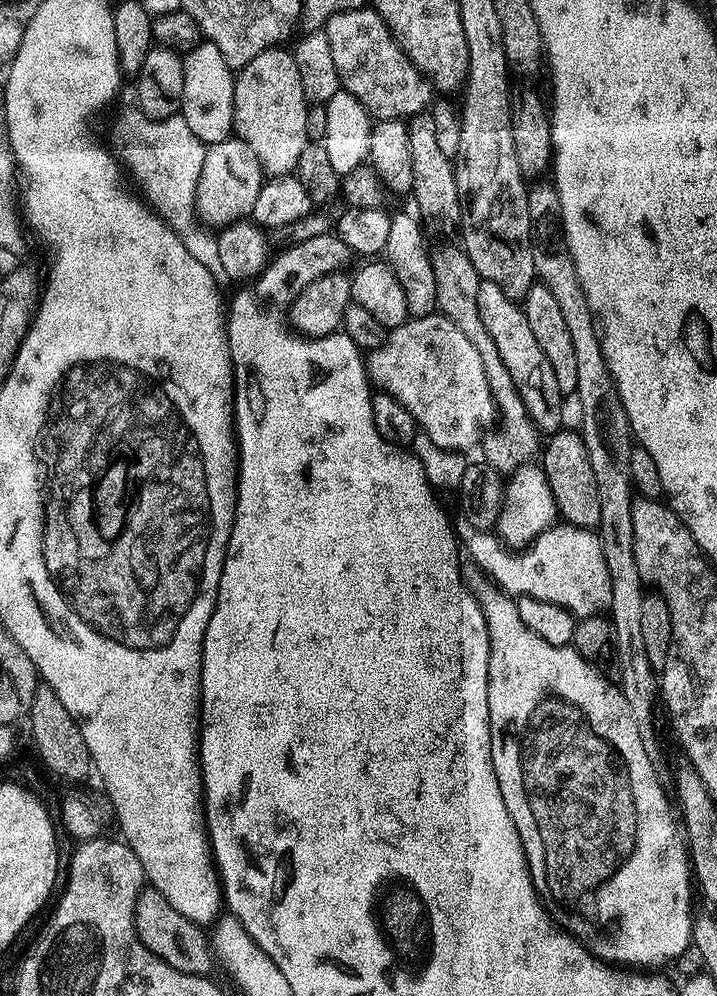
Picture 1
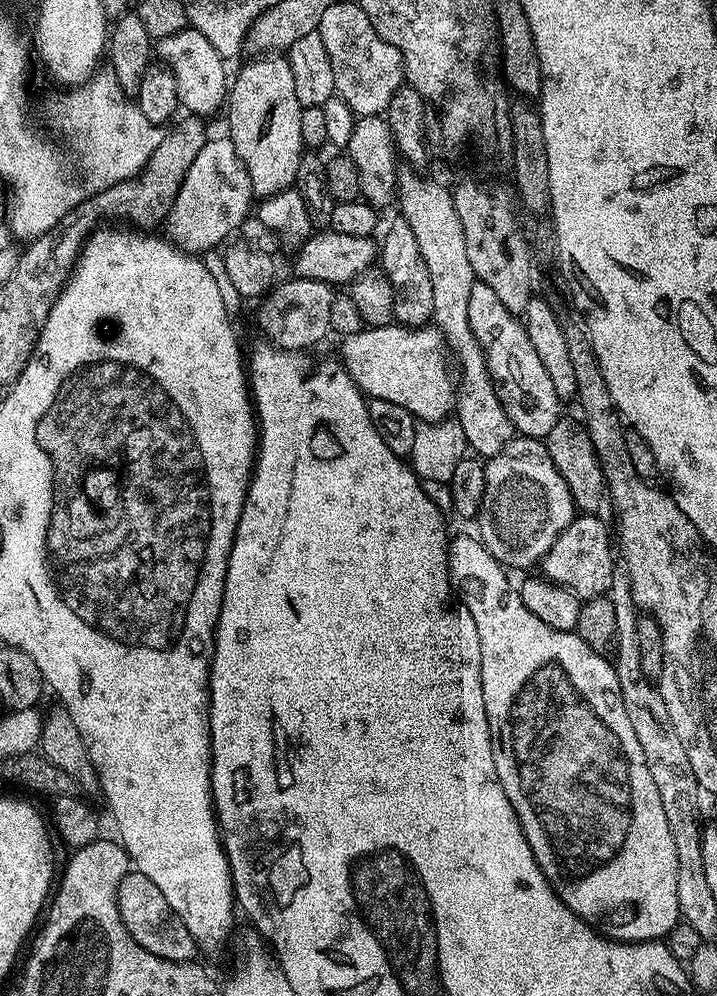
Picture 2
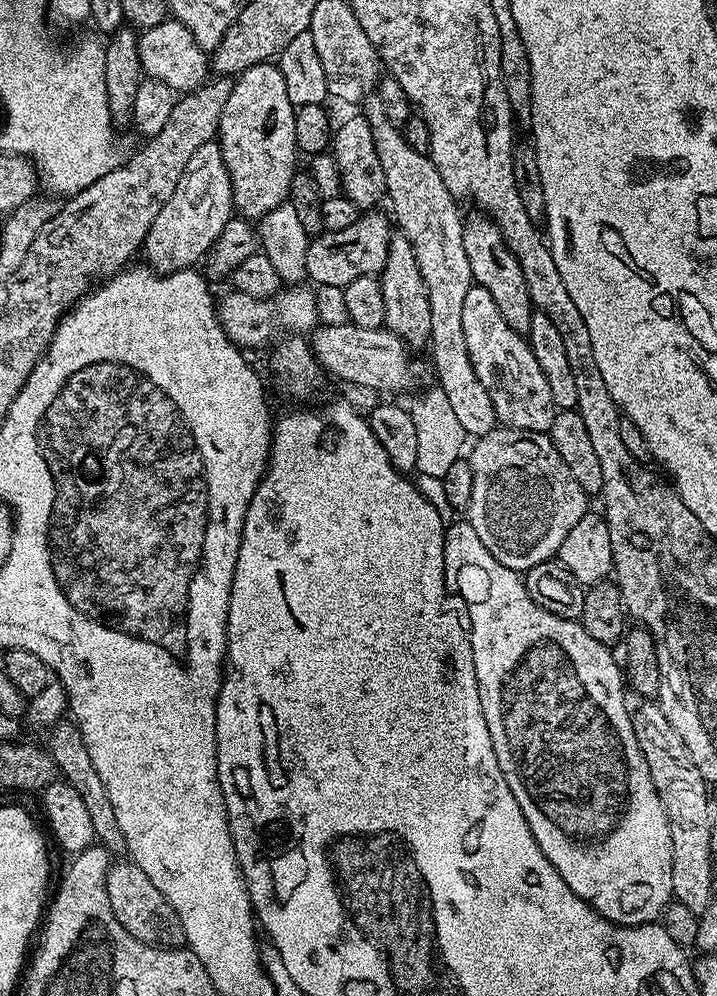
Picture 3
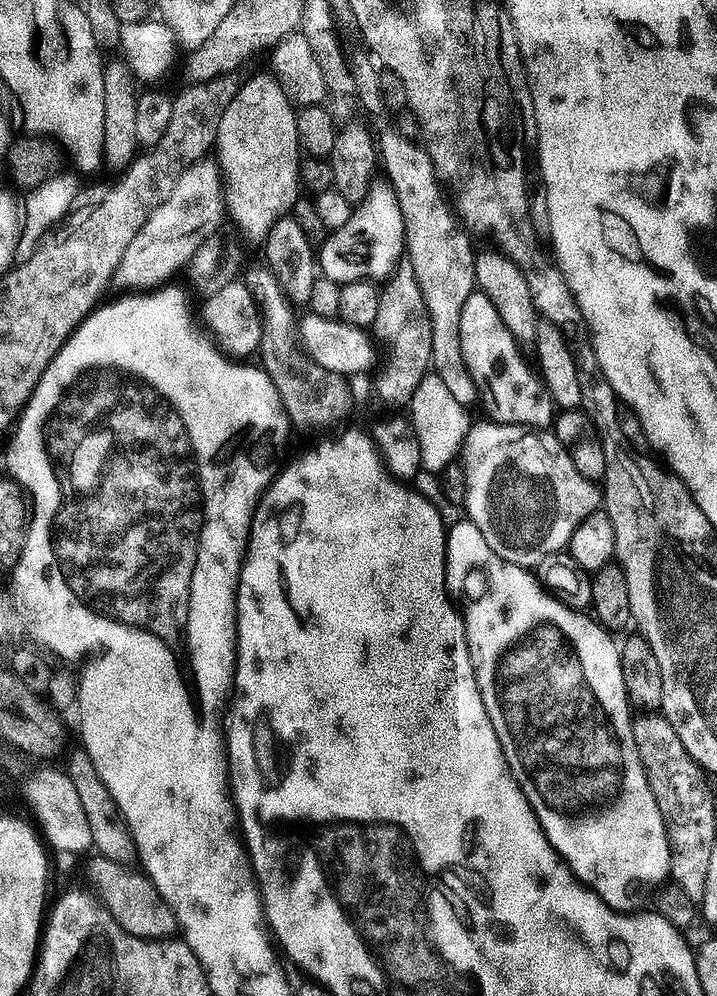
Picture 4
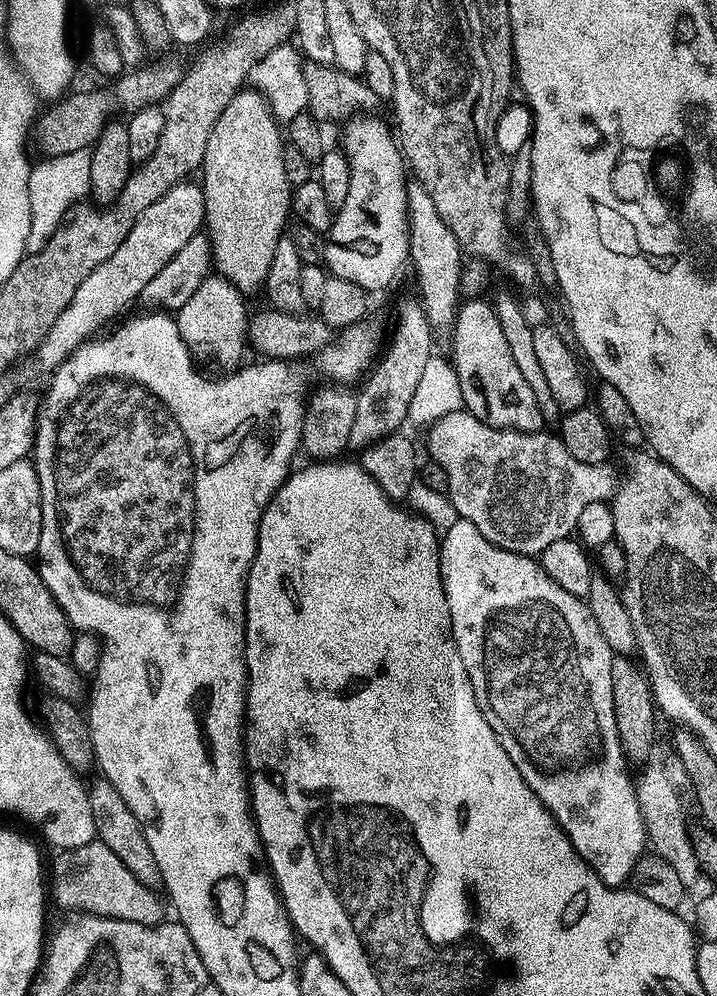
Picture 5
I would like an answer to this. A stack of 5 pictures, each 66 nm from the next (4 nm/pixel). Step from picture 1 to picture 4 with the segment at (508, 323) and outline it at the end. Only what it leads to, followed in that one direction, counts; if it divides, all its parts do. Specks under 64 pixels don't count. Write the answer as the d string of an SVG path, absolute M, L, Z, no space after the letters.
M474 290L466 303L462 305L462 322L460 323L460 337L462 338L462 358L466 362L466 370L474 386L479 407L484 407L484 412L493 424L522 424L525 428L548 430L554 424L554 405L550 394L544 388L544 381L533 370L533 367L524 361L525 353L514 342L510 330L494 310L494 305L486 294Z

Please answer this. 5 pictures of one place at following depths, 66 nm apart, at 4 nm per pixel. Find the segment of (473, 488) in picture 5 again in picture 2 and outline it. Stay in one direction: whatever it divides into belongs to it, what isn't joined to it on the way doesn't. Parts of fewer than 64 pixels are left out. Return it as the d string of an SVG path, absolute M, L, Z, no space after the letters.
M513 438L496 456L487 457L483 467L484 493L478 515L480 543L509 569L528 568L535 560L543 561L558 534L578 515L570 490L550 458L547 443L536 438Z

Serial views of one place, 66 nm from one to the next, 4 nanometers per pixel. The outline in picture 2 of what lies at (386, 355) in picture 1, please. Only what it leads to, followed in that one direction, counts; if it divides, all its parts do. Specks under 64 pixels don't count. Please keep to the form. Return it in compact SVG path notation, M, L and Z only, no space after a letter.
M393 322L381 328L365 327L359 332L343 337L339 342L339 359L365 397L394 402L397 406L410 410L410 414L420 422L448 420L447 416L450 416L458 399L458 384L457 381L456 384L452 381L452 372L448 369L450 349L444 342L444 335L435 326L406 328L403 324Z

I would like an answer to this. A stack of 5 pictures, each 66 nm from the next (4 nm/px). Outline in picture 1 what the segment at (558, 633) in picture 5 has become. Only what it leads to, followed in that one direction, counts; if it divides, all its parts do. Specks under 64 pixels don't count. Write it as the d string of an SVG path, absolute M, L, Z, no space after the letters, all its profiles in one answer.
M473 570L466 576L466 583L476 598L486 620L490 658L488 659L488 705L490 706L490 746L492 765L506 802L506 810L518 830L518 838L524 847L528 869L537 892L549 905L556 904L554 919L566 932L571 932L589 952L605 962L618 966L660 966L663 960L675 961L692 943L692 922L694 911L690 904L690 861L688 849L681 833L678 820L672 817L668 796L656 777L653 757L646 754L638 726L630 714L630 706L621 694L619 687L612 684L599 672L595 663L589 662L571 646L552 645L528 628L519 617L517 601L495 583L484 572Z

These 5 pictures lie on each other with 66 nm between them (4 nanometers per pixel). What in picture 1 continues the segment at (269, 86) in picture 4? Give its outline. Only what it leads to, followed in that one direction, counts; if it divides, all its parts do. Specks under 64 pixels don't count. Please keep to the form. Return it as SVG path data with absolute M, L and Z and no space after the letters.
M280 46L267 48L258 58L254 58L244 68L235 73L236 85L234 86L234 118L232 126L235 135L254 150L261 169L269 177L293 175L298 166L298 157L302 150L309 144L306 134L306 114L310 104L304 99L301 78L298 74L298 62L291 51L283 52Z

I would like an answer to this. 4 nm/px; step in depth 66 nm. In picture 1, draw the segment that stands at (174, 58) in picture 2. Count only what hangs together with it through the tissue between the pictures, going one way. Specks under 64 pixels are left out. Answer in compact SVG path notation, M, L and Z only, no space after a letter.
M201 42L195 48L188 49L183 57L184 77L182 78L182 102L180 112L186 118L186 126L206 146L229 139L234 129L234 69L228 65L228 59L210 42Z

